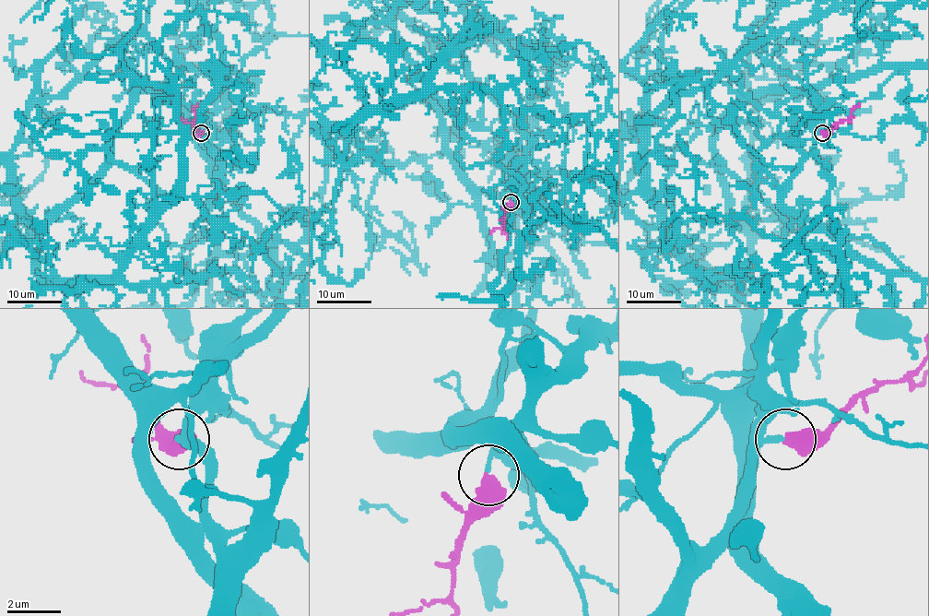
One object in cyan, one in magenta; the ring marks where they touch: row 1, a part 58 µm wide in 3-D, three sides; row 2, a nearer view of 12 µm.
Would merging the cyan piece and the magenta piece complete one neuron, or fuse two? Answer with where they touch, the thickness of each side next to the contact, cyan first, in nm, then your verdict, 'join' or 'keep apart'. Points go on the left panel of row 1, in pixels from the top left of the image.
(201, 133) | 150/550 nm | join

